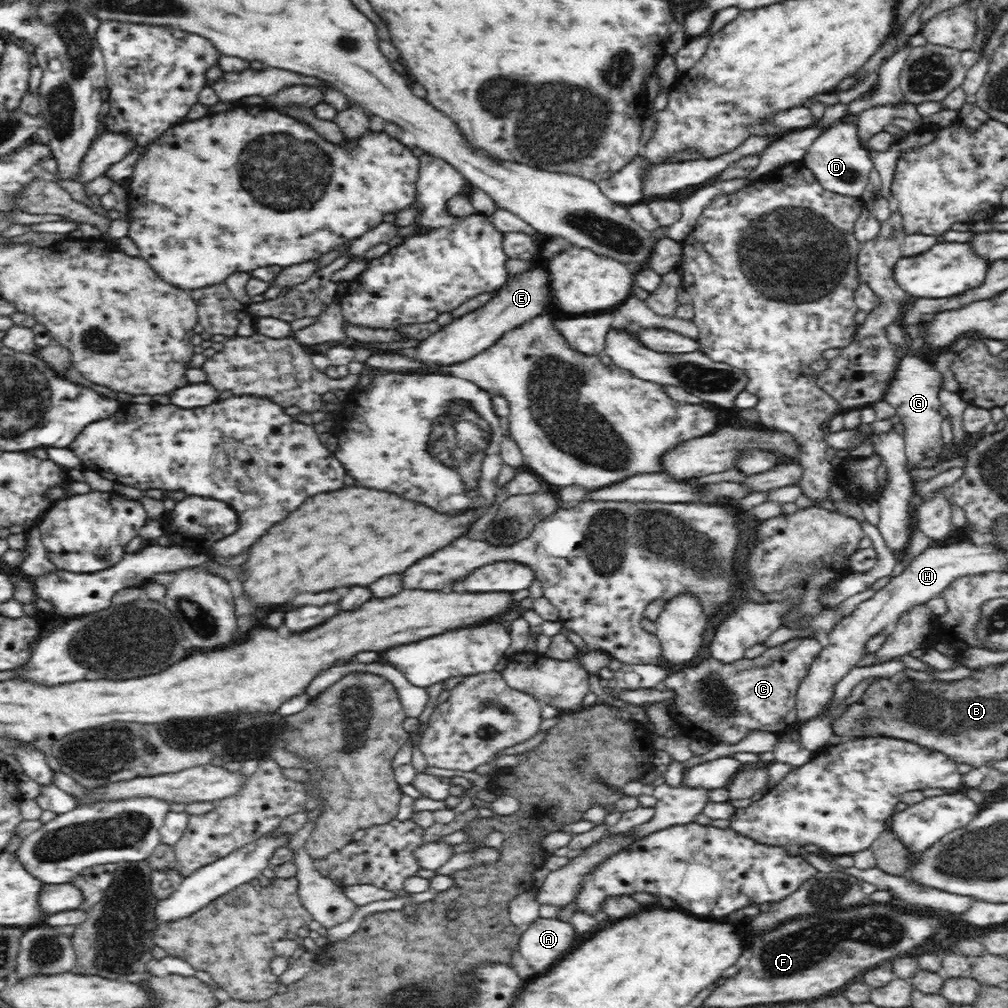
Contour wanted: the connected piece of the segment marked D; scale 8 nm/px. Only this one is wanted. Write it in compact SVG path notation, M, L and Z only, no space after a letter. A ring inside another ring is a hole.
M838 122L830 130L823 131L809 146L802 163L826 190L847 197L859 197L866 190L870 170L874 164L868 157L868 150L860 144L857 126Z

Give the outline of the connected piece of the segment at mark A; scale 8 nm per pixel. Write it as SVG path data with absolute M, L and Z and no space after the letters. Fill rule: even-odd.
M540 917L525 927L516 947L534 970L544 972L584 942L584 936L570 922Z

